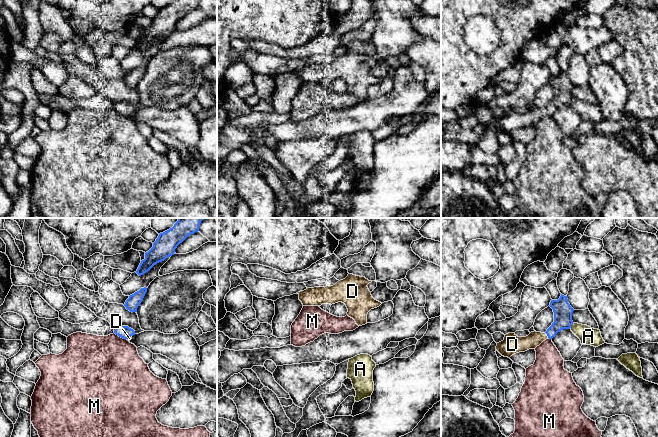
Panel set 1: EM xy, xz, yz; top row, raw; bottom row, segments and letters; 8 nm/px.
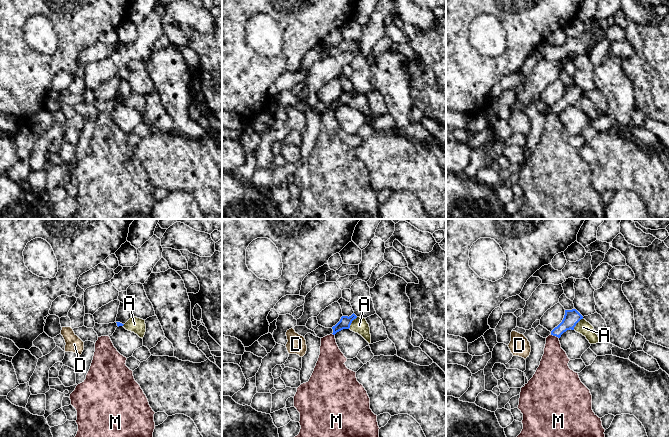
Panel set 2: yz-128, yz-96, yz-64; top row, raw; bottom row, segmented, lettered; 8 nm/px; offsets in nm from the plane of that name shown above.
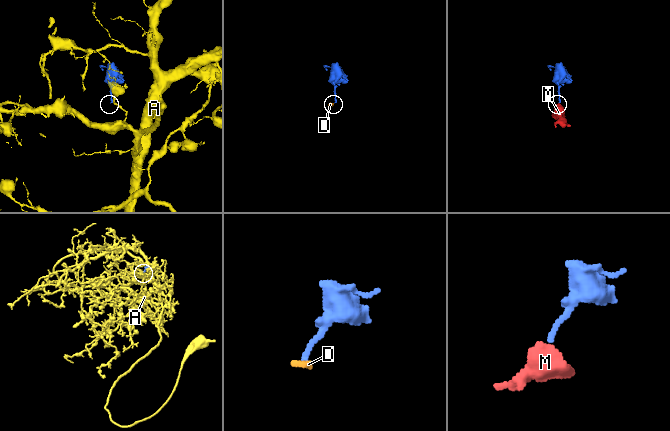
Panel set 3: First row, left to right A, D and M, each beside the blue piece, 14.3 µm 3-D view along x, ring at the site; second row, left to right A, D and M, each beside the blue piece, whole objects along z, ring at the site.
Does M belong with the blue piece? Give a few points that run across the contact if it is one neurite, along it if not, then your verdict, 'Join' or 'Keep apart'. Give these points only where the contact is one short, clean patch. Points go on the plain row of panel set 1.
Keep apart

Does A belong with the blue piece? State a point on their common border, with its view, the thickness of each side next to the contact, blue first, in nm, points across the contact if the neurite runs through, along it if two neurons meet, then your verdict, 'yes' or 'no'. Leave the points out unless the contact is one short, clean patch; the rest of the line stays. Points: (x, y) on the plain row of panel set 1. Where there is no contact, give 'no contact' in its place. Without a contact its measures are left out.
meets blue in yz at (570, 102); 150 nm thick on the blue side, 140 nm on the other; border along yz (573, 99), (569, 104); no

